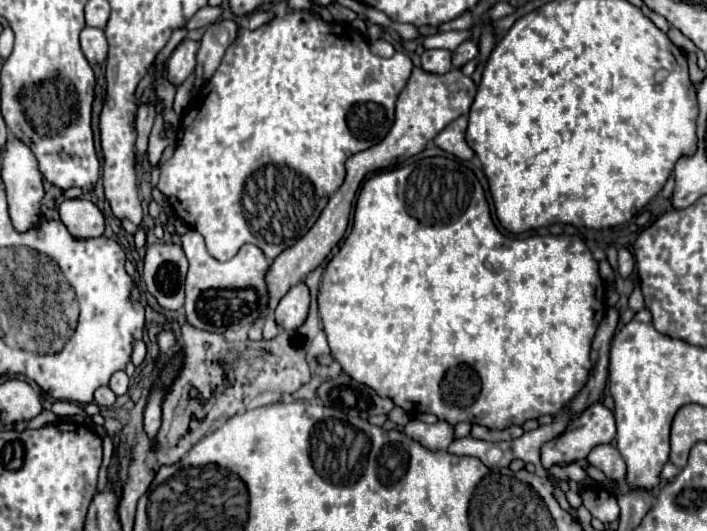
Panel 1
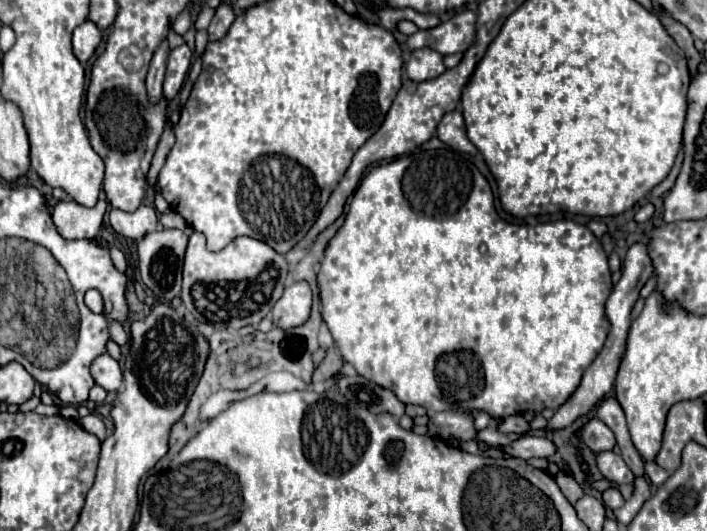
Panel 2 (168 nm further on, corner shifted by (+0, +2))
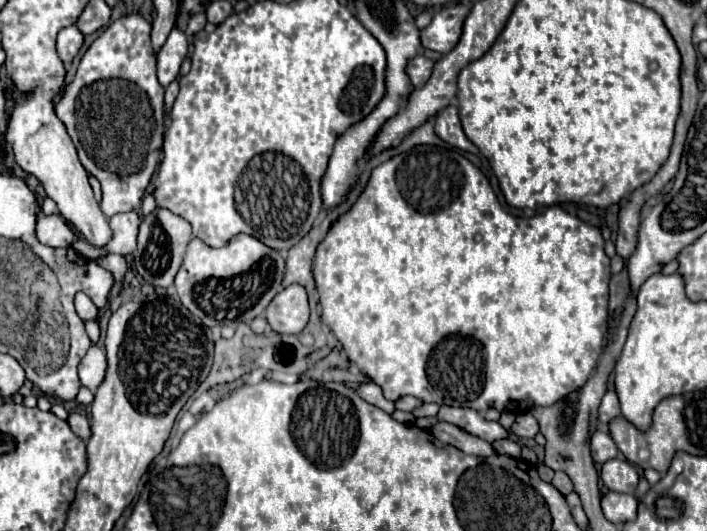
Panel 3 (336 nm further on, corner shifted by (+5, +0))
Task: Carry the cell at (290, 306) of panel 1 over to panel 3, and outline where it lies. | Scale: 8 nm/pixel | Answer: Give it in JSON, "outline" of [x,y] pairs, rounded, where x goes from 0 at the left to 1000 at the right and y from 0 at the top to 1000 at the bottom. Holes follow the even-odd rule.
{"outline":[[[410,537],[399,544],[376,578],[379,612],[390,627],[424,627],[436,608],[436,559],[427,537]]]}

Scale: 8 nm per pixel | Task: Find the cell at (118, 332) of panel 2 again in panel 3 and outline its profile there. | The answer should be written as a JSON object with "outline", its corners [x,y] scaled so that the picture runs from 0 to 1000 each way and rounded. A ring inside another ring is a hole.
{"outline":[[[107,552],[105,574],[107,574],[107,589],[116,601],[139,601],[139,582],[136,582],[136,574],[127,567],[127,559],[122,552]]]}

